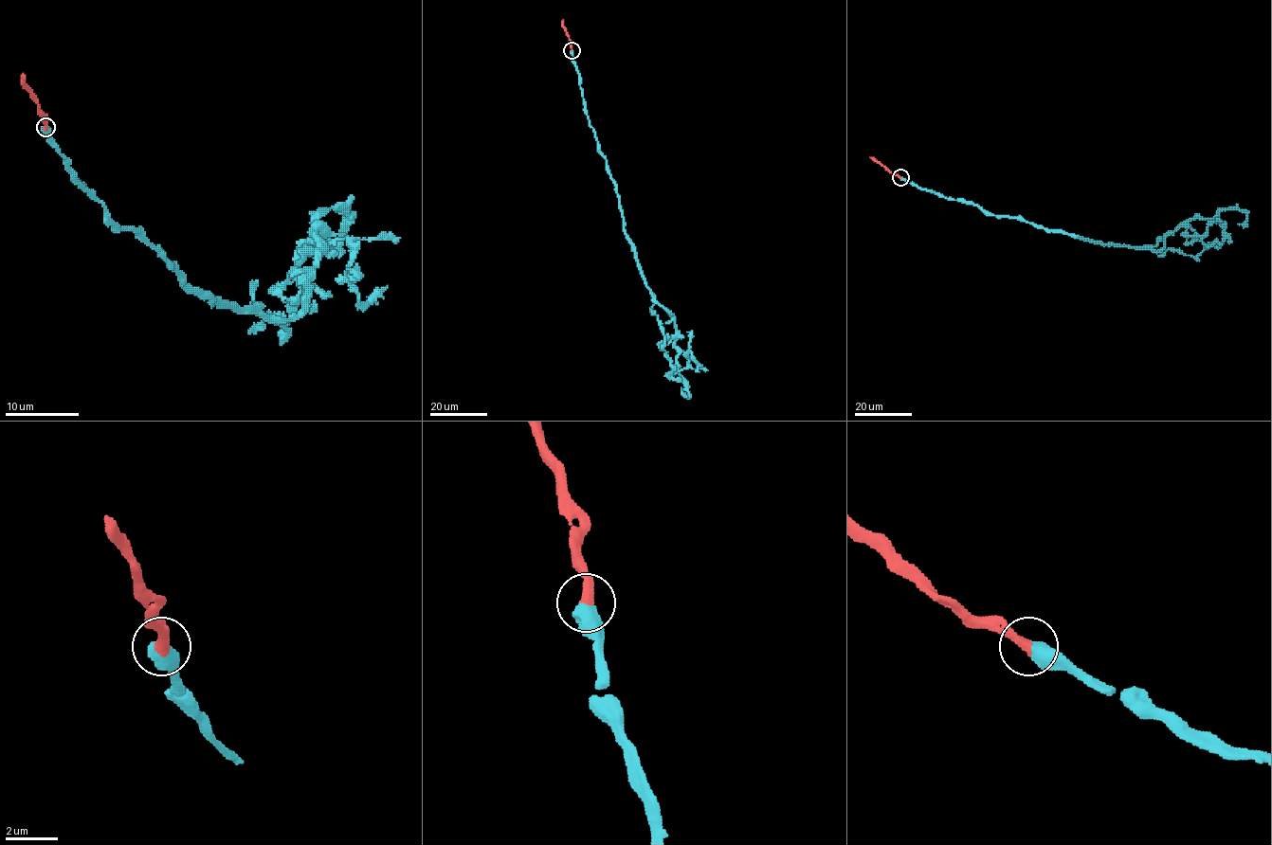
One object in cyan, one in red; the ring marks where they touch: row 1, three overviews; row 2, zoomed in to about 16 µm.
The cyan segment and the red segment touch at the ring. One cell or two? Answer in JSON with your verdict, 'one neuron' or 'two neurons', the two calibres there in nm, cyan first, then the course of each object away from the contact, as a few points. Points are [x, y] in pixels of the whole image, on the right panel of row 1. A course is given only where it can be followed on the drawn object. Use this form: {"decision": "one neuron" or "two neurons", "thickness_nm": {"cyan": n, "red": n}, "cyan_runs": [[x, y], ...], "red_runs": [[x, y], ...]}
{"decision": "one neuron", "thickness_nm": {"cyan": 600, "red": 400}, "cyan_runs": [[900, 177], [995, 216], [1152, 251], [1195, 217], [1225, 224], [1220, 245], [1195, 257], [1169, 248], [1158, 255]], "red_runs": [[900, 177], [870, 157]]}

